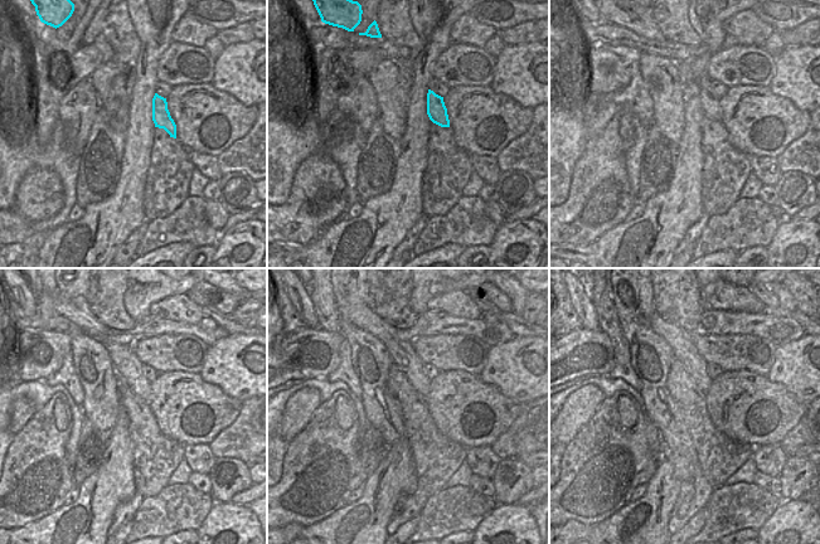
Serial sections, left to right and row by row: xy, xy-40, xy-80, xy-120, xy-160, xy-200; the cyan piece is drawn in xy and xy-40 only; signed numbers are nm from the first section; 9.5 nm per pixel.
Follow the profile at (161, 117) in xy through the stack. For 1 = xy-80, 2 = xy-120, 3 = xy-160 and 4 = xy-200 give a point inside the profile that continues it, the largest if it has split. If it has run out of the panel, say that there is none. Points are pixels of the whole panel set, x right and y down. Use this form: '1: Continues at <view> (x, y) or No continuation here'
1: Continues at xy-80 (711, 107)
2: Continues at xy-120 (129, 368)
3: Continues at xy-160 (403, 355)
4: Continues at xy-200 (683, 348).

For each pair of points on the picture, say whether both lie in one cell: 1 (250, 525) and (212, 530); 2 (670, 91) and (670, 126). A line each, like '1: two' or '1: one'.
1: one
2: one

